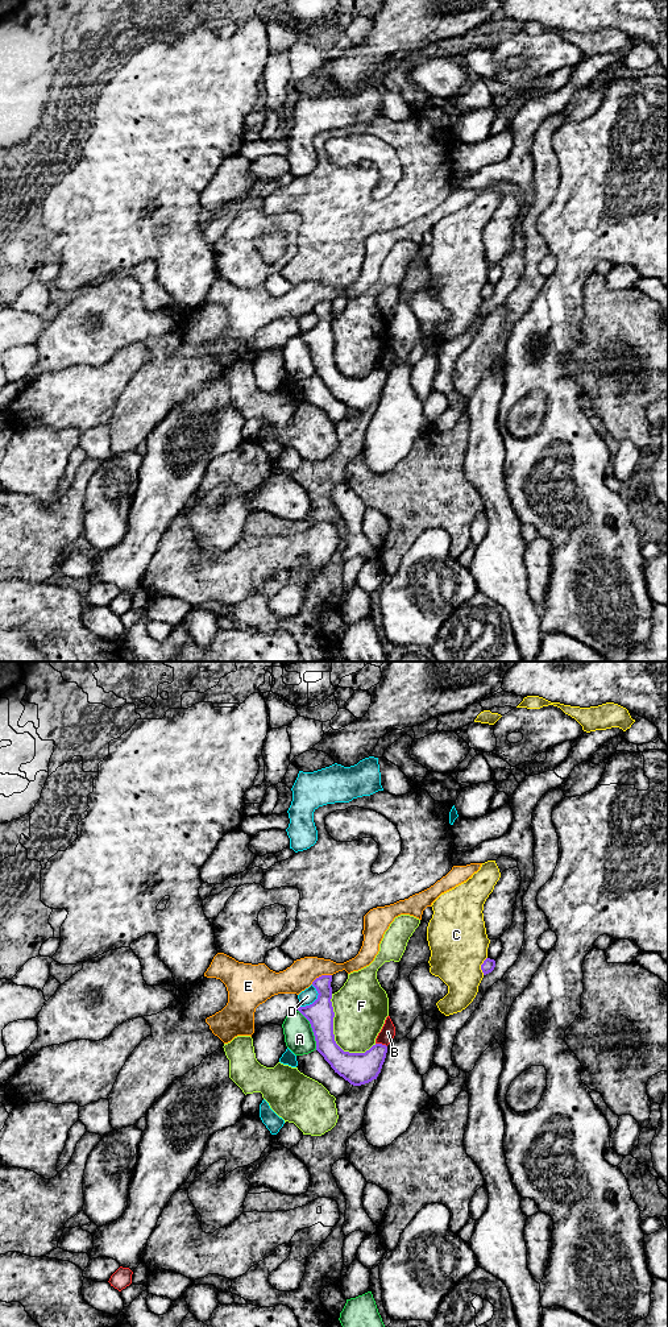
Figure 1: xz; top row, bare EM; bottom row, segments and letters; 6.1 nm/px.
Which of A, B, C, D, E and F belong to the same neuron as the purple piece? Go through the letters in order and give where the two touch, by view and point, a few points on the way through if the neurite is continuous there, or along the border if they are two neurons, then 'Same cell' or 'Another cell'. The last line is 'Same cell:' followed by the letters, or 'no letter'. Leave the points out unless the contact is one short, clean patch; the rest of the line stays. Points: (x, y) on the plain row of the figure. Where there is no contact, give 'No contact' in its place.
A: Touches purple at xz (312, 355). Another cell
B: Touches purple at xz (381, 369). Boundary: xz (376, 368), (386, 372). Another cell
C: Touches purple at xz (481, 291). Another cell
D: Touches purple at xz (315, 326). Boundary: xz (312, 310), (318, 322), (311, 328), (299, 332). Another cell
E: Touches purple at xz (320, 302). Another cell
F: Touches purple at xz (332, 357). Another cell
Same cell: no letter

